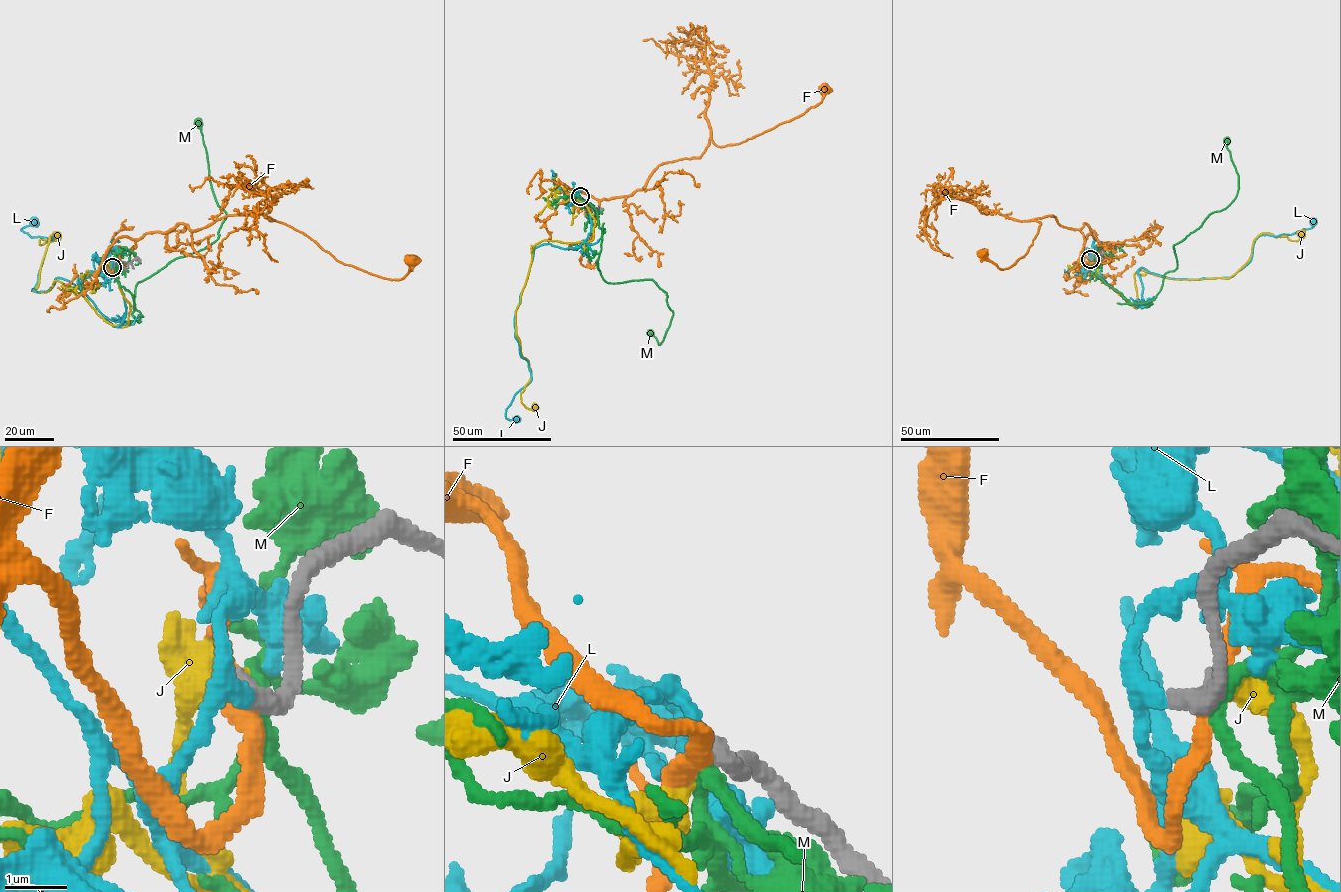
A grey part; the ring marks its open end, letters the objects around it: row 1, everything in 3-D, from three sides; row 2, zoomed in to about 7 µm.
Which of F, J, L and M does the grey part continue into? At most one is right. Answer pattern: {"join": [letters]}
{"join": ["L"]}

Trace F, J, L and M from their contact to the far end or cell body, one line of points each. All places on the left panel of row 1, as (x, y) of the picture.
F: (112, 266), (103, 257), (119, 237), (259, 214), (381, 277), (401, 279), (412, 260)
J: (112, 266), (129, 303), (126, 326), (107, 323), (59, 282), (34, 291), (52, 235), (40, 240), (56, 237)
L: (112, 266), (126, 307), (117, 326), (68, 281), (32, 290), (53, 238), (21, 230), (35, 221)
M: (113, 267), (138, 321), (132, 316), (138, 282), (218, 238), (226, 212), (210, 184), (198, 123)

